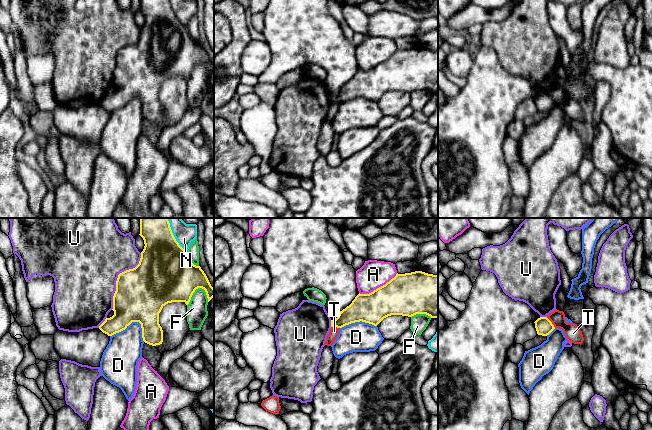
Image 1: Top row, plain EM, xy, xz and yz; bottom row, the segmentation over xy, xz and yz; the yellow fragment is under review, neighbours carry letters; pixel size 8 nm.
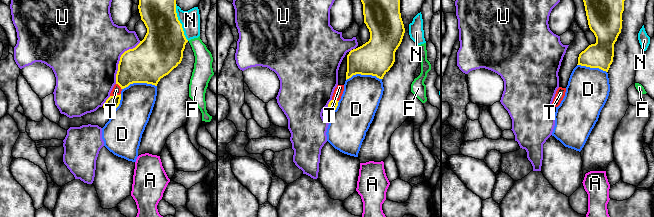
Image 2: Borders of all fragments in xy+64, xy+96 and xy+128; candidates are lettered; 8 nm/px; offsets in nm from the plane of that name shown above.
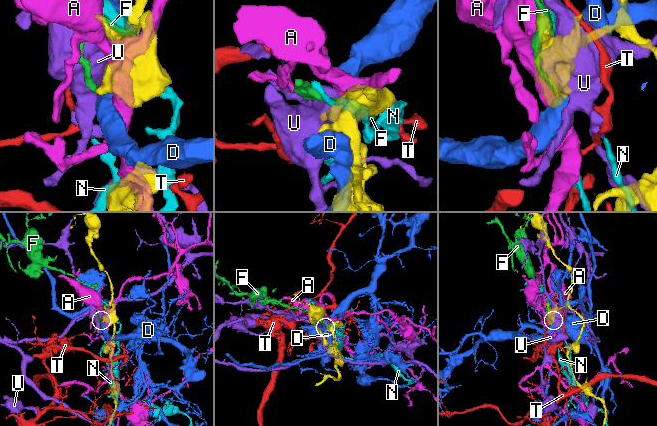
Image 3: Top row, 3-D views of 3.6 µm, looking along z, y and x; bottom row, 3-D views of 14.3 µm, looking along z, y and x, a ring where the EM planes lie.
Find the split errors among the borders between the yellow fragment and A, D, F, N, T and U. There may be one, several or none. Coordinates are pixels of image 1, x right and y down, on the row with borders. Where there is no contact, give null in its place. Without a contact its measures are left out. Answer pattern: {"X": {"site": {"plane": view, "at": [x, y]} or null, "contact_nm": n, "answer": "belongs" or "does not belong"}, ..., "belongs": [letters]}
{"A": {"site": {"plane": "xz", "at": [379, 287]}, "contact_nm": 360, "answer": "does not belong"}, "D": {"site": {"plane": "xy", "at": [134, 321]}, "contact_nm": 280, "answer": "does not belong"}, "F": {"site": {"plane": "xz", "at": [421, 313]}, "contact_nm": 170, "answer": "does not belong"}, "N": {"site": {"plane": "xy", "at": [173, 235]}, "contact_nm": 320, "answer": "does not belong"}, "T": {"site": {"plane": "yz", "at": [551, 322]}, "contact_nm": 120, "answer": "does not belong"}, "U": {"site": {"plane": "xy", "at": [118, 277]}, "contact_nm": 500, "answer": "does not belong"}, "belongs": []}

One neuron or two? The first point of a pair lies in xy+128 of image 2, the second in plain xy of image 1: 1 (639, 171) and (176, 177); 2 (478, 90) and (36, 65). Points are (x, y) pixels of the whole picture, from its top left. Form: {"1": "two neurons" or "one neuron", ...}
{"1": "two neurons", "2": "one neuron"}

